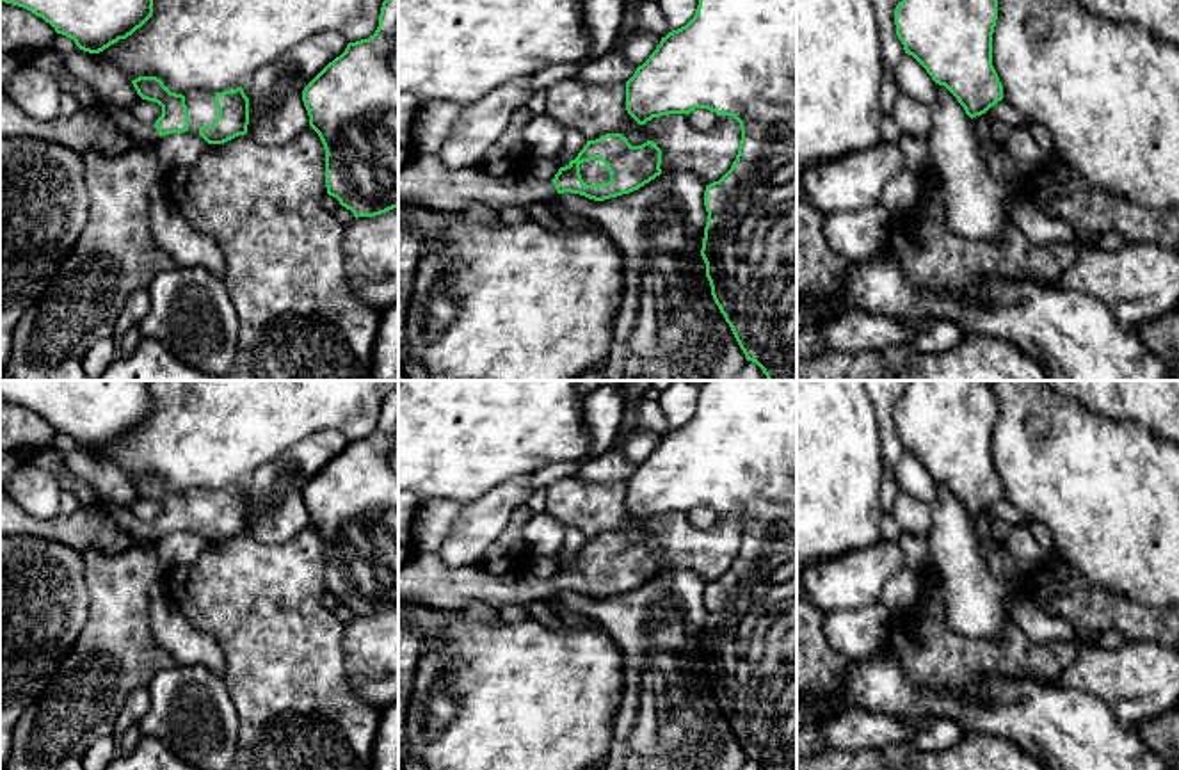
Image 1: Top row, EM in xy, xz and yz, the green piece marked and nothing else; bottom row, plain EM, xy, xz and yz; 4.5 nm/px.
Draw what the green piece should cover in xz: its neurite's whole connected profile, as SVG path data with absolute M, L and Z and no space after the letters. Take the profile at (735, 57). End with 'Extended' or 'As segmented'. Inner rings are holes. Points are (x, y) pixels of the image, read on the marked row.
M699 0L694 18L685 27L662 37L656 50L626 82L626 110L638 124L669 114L688 116L695 108L708 108L717 116L733 116L742 128L736 160L718 181L706 185L704 190L708 222L701 256L706 263L713 301L747 361L756 363L768 381L797 381L797 0Z. As segmented

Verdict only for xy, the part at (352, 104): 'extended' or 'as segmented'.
as segmented

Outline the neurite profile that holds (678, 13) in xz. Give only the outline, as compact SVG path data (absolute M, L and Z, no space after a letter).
M658 0L669 30L685 27L695 14L699 0Z

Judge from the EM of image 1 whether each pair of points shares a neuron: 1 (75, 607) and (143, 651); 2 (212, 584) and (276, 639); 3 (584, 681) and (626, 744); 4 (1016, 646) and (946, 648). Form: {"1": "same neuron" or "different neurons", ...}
{"1": "different neurons", "2": "same neuron", "3": "different neurons", "4": "same neuron"}

